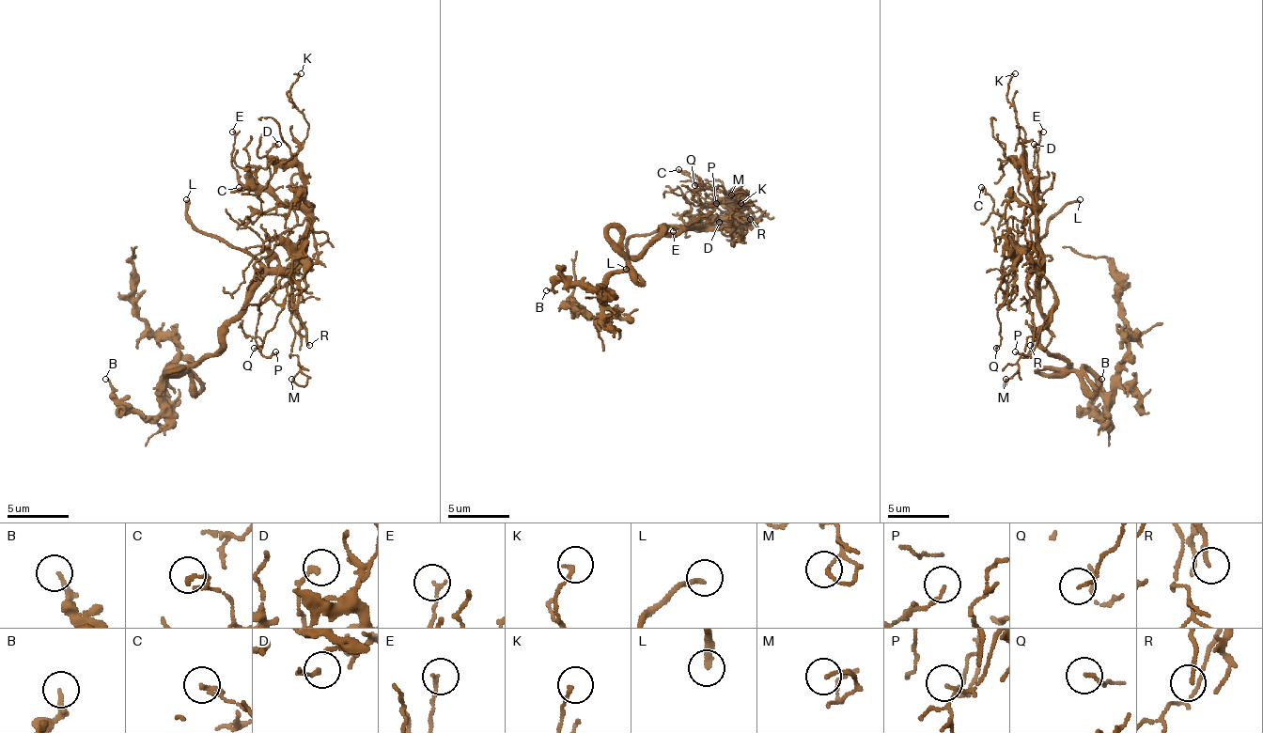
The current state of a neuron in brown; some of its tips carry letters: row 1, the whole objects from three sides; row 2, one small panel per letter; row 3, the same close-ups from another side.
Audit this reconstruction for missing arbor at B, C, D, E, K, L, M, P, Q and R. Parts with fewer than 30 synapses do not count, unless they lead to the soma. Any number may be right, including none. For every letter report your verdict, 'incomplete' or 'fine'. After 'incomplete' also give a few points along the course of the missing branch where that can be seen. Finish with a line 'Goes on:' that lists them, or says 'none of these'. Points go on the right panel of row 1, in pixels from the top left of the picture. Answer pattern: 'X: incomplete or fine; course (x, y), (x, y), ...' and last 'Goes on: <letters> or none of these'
B: fine
C: fine
D: fine
E: fine
K: fine
L: incomplete
M: fine
P: fine
Q: fine
R: fine
Goes on: L

